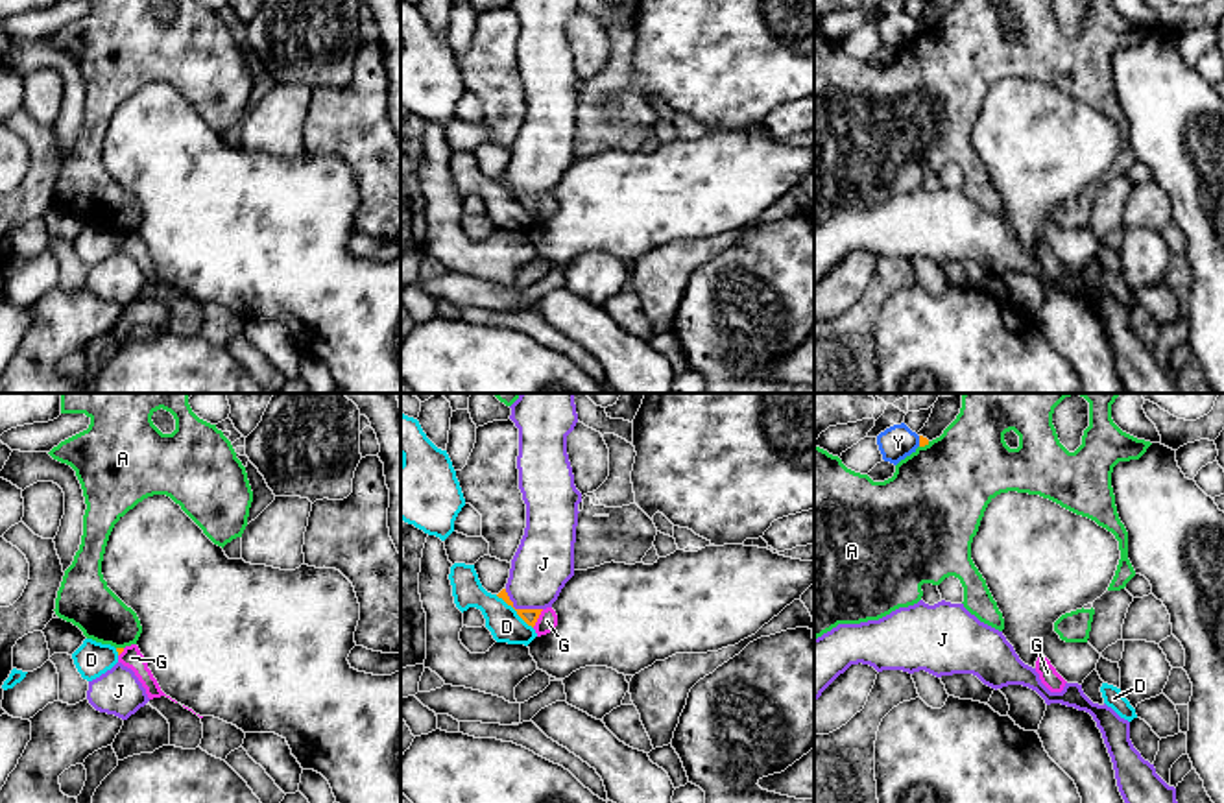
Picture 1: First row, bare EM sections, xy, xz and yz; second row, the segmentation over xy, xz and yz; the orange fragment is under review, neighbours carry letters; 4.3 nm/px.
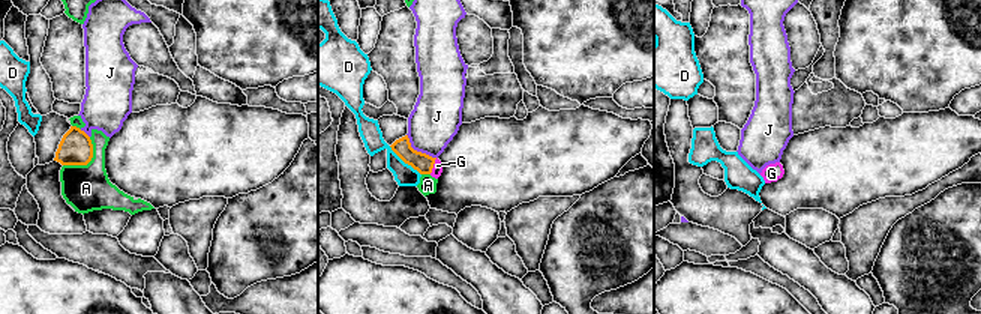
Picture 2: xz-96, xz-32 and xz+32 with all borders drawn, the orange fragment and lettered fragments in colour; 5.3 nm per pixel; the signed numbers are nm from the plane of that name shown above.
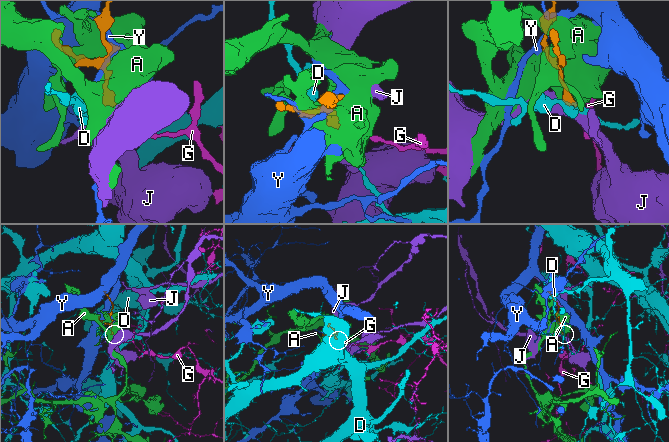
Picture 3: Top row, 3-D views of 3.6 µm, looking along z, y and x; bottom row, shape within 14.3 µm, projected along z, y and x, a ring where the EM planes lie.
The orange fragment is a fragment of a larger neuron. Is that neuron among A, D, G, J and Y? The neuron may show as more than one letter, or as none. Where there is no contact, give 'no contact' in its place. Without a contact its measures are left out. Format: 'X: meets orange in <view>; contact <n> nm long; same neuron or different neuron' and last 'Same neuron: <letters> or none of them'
A: meets orange in yz; contact 50 nm long; different neuron
D: meets orange in xz; contact 220 nm long; different neuron
G: meets orange in xz; contact 90 nm long; same neuron
J: meets orange in xz; contact 190 nm long; different neuron
Y: meets orange in yz; contact 50 nm long; different neuron
Same neuron: G

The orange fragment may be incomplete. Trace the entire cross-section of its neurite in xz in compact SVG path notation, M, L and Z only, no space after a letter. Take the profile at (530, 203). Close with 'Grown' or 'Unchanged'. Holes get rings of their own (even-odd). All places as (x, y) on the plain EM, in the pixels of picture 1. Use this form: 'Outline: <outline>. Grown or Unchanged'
Outline: M515 196L517 201L535 216L537 223L550 220L558 212L558 201L546 196Z. Grown

